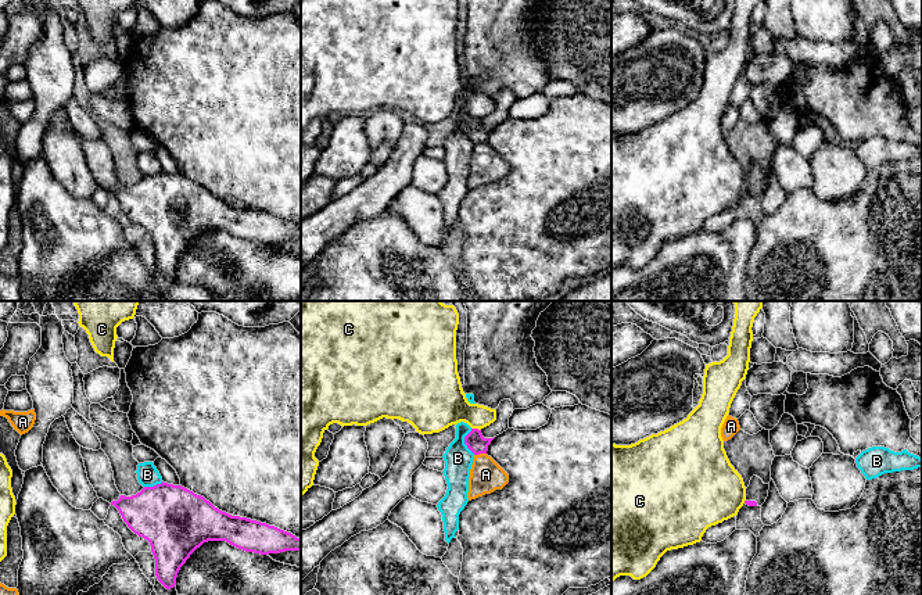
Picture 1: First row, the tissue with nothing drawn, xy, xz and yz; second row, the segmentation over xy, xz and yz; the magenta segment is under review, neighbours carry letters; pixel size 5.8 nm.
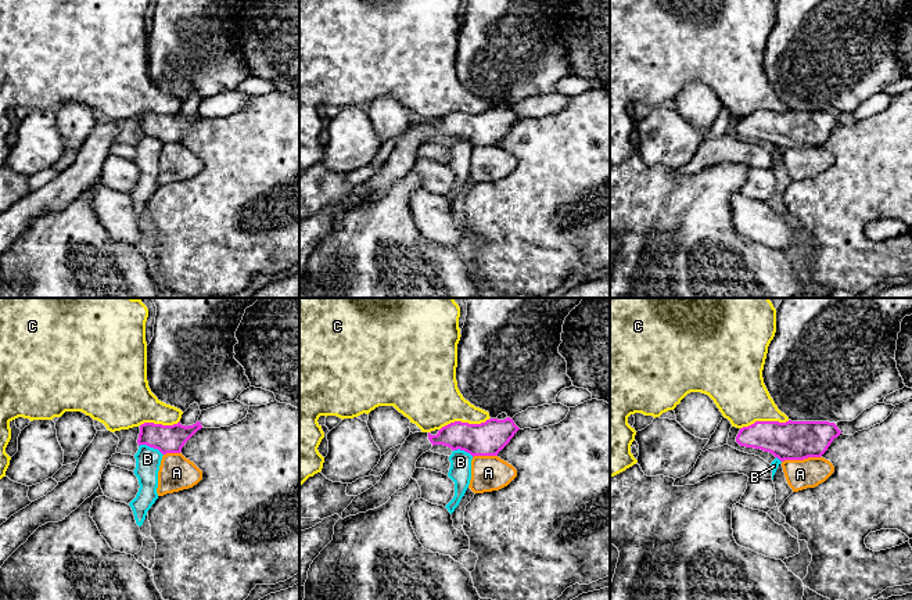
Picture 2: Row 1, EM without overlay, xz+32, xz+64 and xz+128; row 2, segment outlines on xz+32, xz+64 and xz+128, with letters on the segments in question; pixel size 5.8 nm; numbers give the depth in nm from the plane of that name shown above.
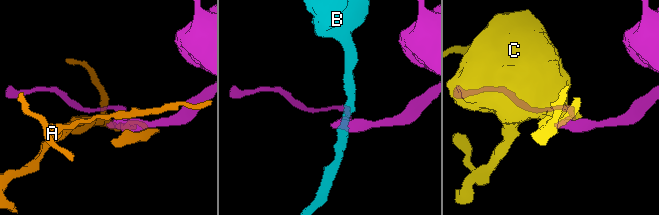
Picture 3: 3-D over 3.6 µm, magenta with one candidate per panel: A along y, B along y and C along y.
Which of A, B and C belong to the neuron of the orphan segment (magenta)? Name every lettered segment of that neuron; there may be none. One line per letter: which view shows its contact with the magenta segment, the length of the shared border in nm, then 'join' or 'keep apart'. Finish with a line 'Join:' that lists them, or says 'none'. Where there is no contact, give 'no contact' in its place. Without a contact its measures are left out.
A: contact in xz; length 70 nm; keep apart
B: contact in xz; length 150 nm; keep apart
C: contact in xz; length 60 nm; keep apart
Join: none

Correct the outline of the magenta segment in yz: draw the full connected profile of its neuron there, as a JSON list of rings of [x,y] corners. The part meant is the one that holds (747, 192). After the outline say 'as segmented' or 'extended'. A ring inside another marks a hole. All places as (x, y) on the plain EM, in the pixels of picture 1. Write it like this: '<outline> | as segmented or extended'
[[[753,165],[749,176],[746,178],[746,190],[749,196],[761,196],[768,186],[769,172],[764,173],[757,165]]] | extended

